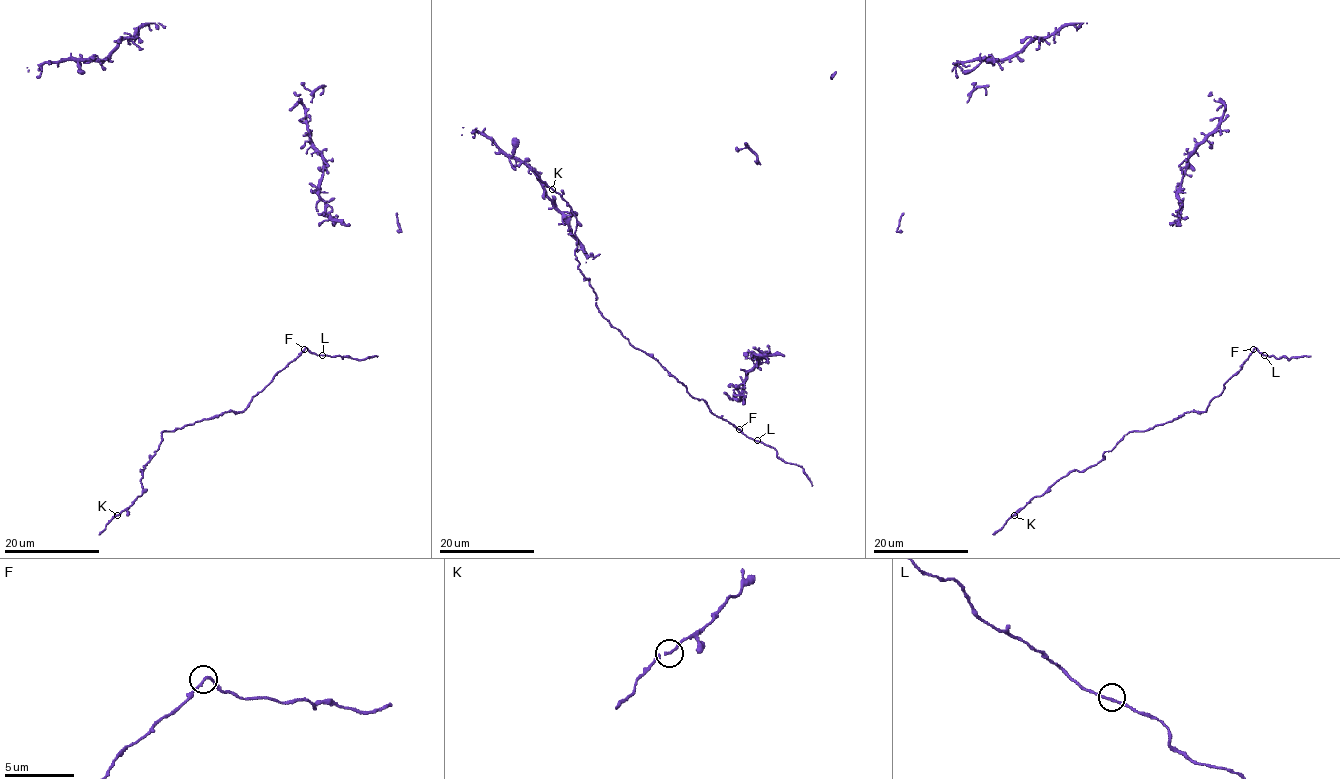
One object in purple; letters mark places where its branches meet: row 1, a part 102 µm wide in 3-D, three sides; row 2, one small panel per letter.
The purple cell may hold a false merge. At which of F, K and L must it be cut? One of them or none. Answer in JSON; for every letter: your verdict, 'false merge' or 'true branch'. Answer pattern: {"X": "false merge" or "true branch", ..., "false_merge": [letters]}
{"F": "true branch", "K": "true branch", "L": "true branch", "false_merge": []}

